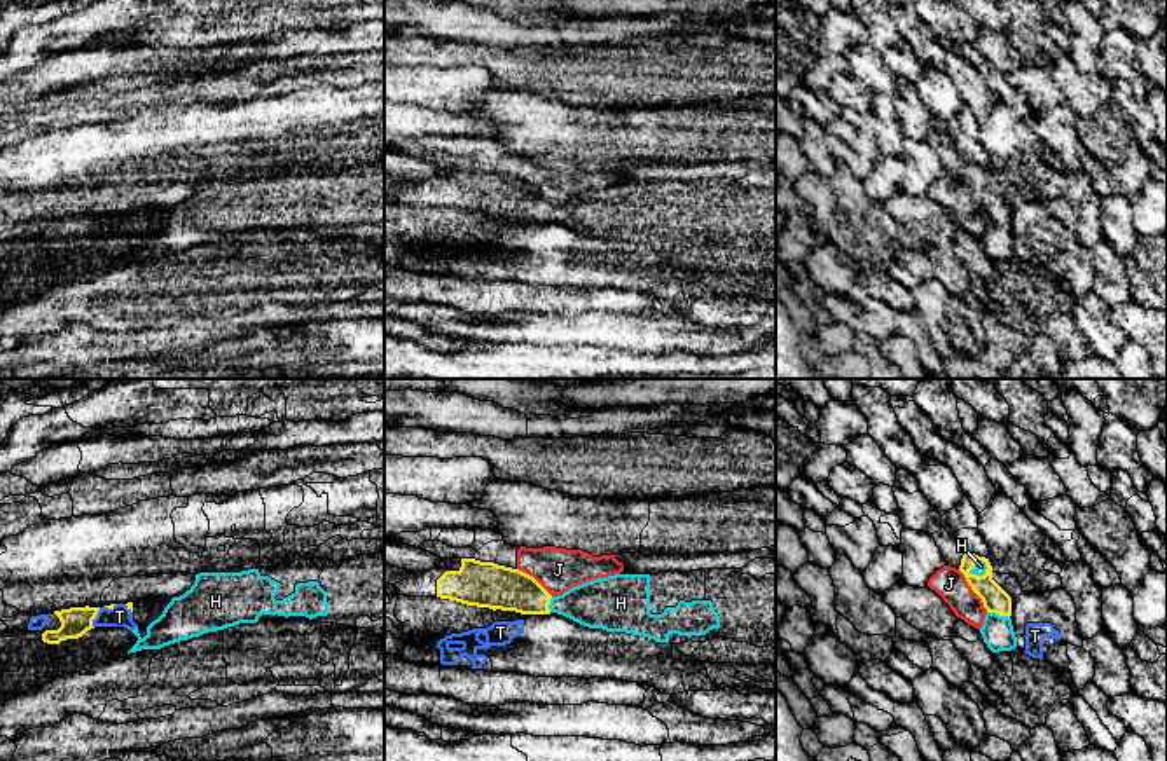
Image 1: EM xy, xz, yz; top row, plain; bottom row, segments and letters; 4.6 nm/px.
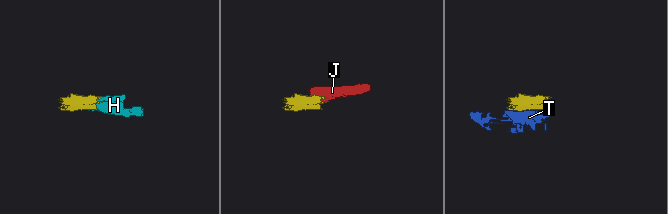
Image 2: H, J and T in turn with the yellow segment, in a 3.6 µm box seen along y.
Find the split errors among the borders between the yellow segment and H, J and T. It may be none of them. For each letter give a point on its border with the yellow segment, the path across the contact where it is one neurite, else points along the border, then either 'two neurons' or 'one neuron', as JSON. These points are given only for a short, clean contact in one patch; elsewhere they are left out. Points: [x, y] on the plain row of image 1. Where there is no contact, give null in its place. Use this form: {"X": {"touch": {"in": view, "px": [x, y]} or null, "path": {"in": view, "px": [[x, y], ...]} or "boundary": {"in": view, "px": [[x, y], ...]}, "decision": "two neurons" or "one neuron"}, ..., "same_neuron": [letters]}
{"H": {"touch": {"in": "yz", "px": [998, 222]}, "decision": "one neuron"}, "J": {"touch": {"in": "yz", "px": [972, 198]}, "boundary": {"in": "yz", "px": [[958, 178], [987, 220]]}, "decision": "two neurons"}, "T": {"touch": {"in": "xy", "px": [95, 226]}, "boundary": {"in": "xy", "px": [[100, 217], [93, 236]]}, "decision": "two neurons"}, "same_neuron": ["H"]}

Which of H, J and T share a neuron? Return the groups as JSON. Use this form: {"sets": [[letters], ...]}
{"sets": [["H"], ["J"], ["T"]]}

